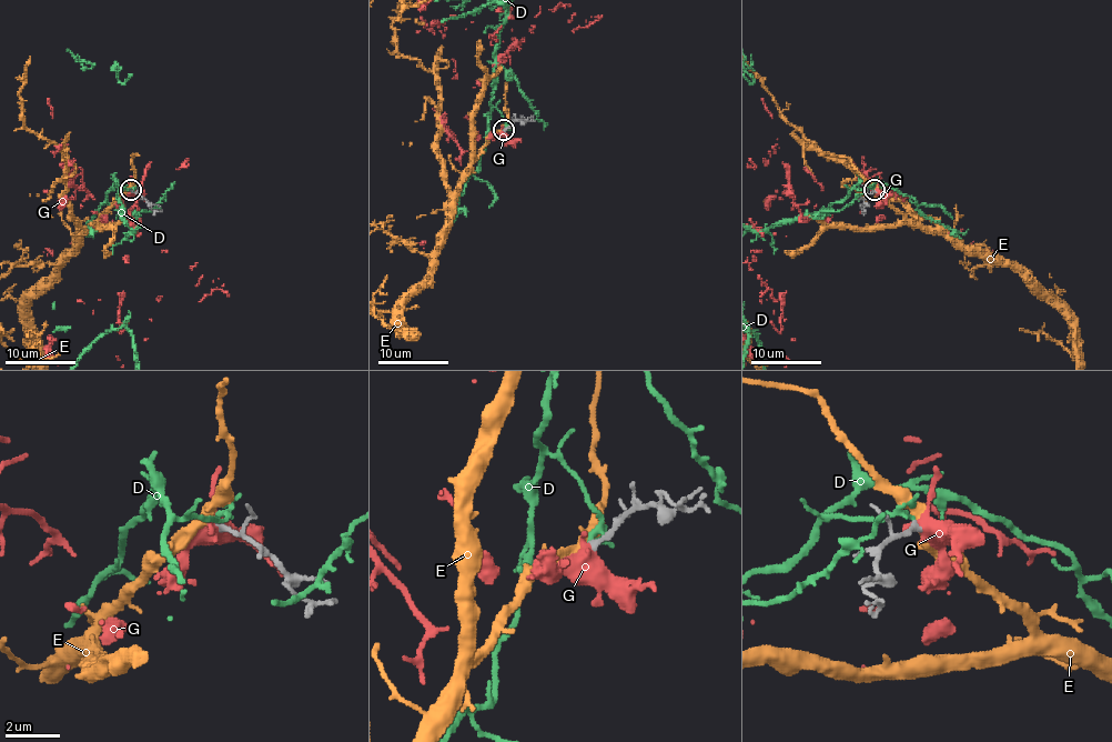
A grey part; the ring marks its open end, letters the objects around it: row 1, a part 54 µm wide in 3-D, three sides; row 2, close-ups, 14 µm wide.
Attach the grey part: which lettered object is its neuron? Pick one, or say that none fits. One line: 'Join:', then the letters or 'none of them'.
Join: E

